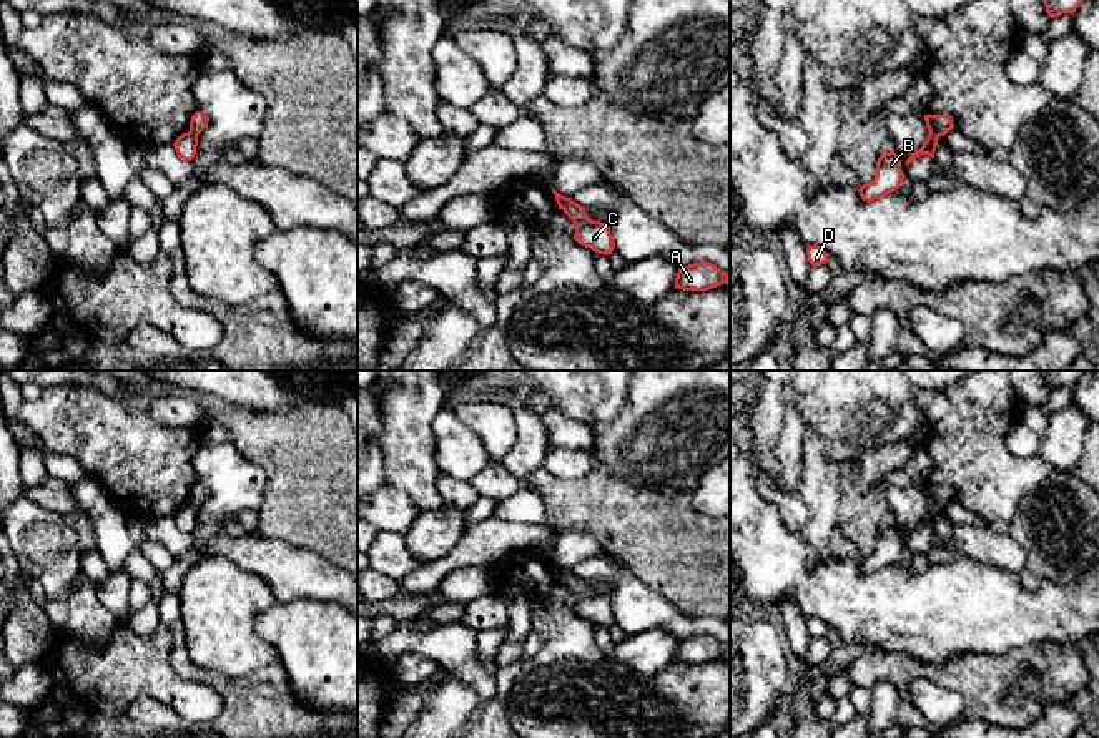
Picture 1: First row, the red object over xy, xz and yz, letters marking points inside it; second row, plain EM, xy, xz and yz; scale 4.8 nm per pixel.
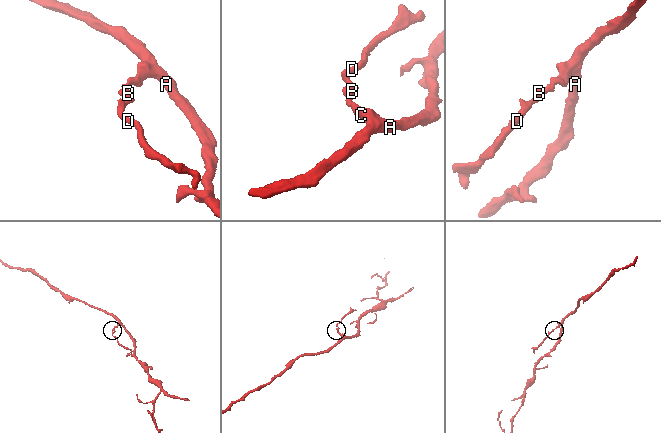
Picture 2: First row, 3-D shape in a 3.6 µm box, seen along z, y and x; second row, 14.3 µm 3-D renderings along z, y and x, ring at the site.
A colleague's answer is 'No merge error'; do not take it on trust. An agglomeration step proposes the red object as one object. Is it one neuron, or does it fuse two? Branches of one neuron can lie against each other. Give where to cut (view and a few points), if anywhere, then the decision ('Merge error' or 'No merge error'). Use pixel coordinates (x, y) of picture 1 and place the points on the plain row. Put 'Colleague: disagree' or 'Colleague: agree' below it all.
Split along yz (930, 504), (938, 509). Merge error
Colleague: disagree

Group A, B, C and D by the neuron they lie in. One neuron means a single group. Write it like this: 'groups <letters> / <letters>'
groups A C / B D

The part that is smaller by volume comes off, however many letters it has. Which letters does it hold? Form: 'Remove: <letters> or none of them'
Remove: B, D

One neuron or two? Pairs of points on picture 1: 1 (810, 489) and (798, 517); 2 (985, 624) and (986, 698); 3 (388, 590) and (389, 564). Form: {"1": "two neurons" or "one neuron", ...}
{"1": "two neurons", "2": "two neurons", "3": "two neurons"}

